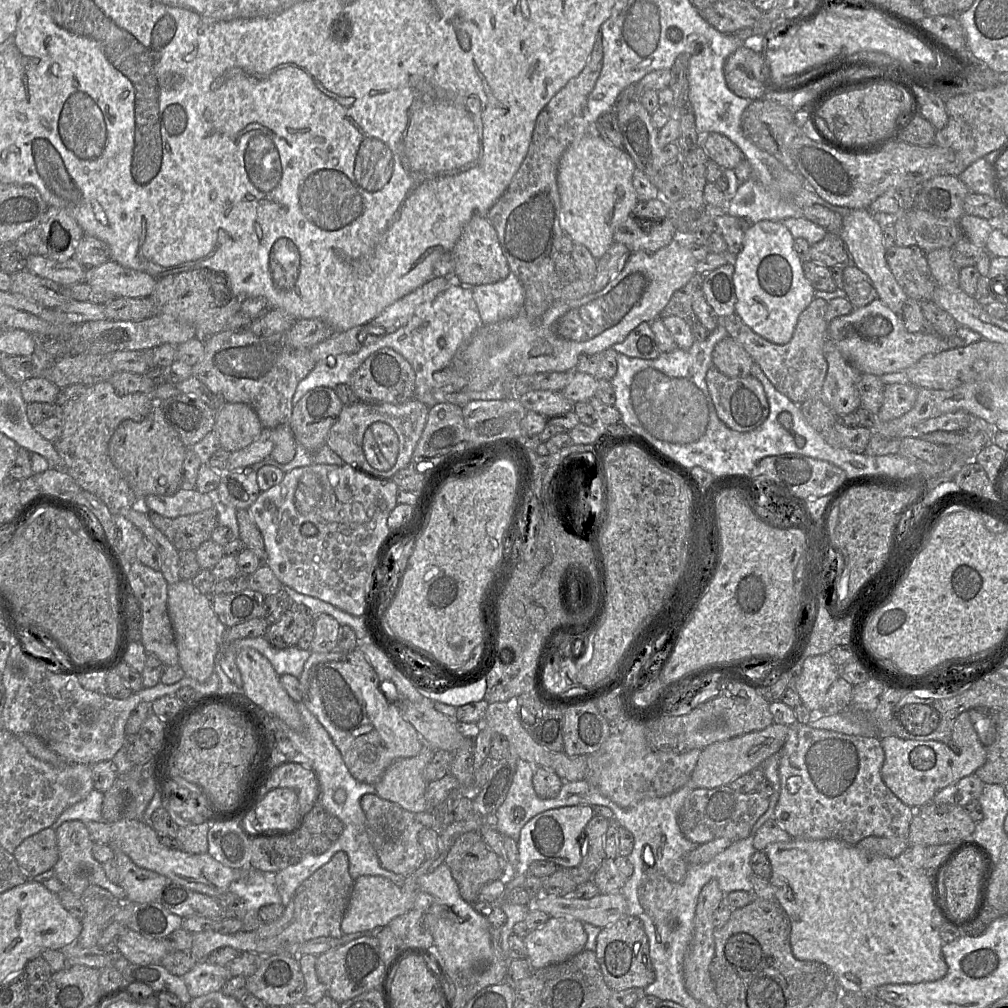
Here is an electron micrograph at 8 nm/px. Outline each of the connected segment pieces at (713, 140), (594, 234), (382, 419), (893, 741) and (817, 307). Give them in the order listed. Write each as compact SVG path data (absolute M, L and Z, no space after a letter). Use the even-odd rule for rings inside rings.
M719 133L703 136L702 147L708 158L722 168L734 169L741 161L746 160L739 147Z
M595 131L574 141L562 155L557 174L560 225L574 244L584 245L598 260L610 248L616 229L639 201L633 186L635 163L623 149L606 143Z
M415 398L403 404L358 401L344 405L337 422L329 431L326 444L345 463L361 471L392 478L397 471L411 463L428 413L429 407Z
M971 709L963 711L956 717L952 728L952 741L955 748L950 748L947 744L935 740L912 740L897 736L882 737L880 741L885 758L881 768L881 776L886 786L906 805L920 808L931 802L935 794L941 789L973 774L986 761L986 746L981 741L981 734L983 734L982 717L978 716L976 709Z
M814 298L800 314L791 340L784 345L767 341L751 330L742 319L733 313L722 319L728 336L740 344L752 358L777 391L796 404L803 404L820 398L828 365L824 357L824 344L828 323L825 320L827 301Z

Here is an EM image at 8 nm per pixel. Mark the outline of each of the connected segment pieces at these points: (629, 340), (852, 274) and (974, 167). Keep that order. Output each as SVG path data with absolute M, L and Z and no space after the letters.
M649 322L638 325L621 343L611 347L620 354L640 359L656 359L661 354Z
M852 263L844 265L843 280L843 290L854 308L866 306L877 298L870 278Z
M984 157L976 160L959 175L959 178L971 193L999 197L1000 189L992 160L988 162Z

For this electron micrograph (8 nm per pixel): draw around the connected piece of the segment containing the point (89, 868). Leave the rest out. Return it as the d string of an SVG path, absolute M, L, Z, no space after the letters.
M71 820L64 822L56 831L58 861L53 867L53 871L58 880L63 884L64 889L69 890L74 895L81 897L87 887L91 885L100 886L109 891L122 903L127 901L124 890L115 883L110 882L99 863L92 855L92 841L84 822Z

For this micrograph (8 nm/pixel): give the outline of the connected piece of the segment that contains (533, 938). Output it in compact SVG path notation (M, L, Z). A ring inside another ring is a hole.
M550 917L544 926L523 938L523 942L527 959L538 970L566 961L585 950L587 934L579 920Z

